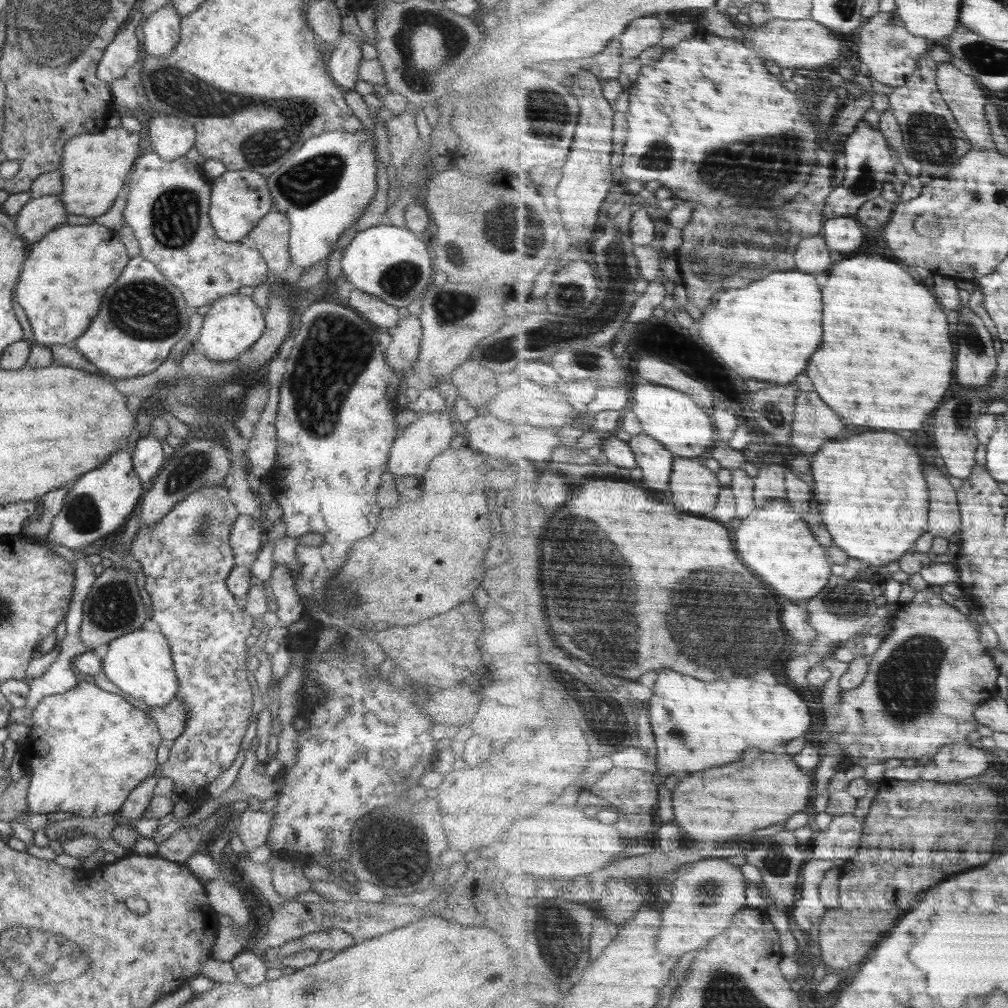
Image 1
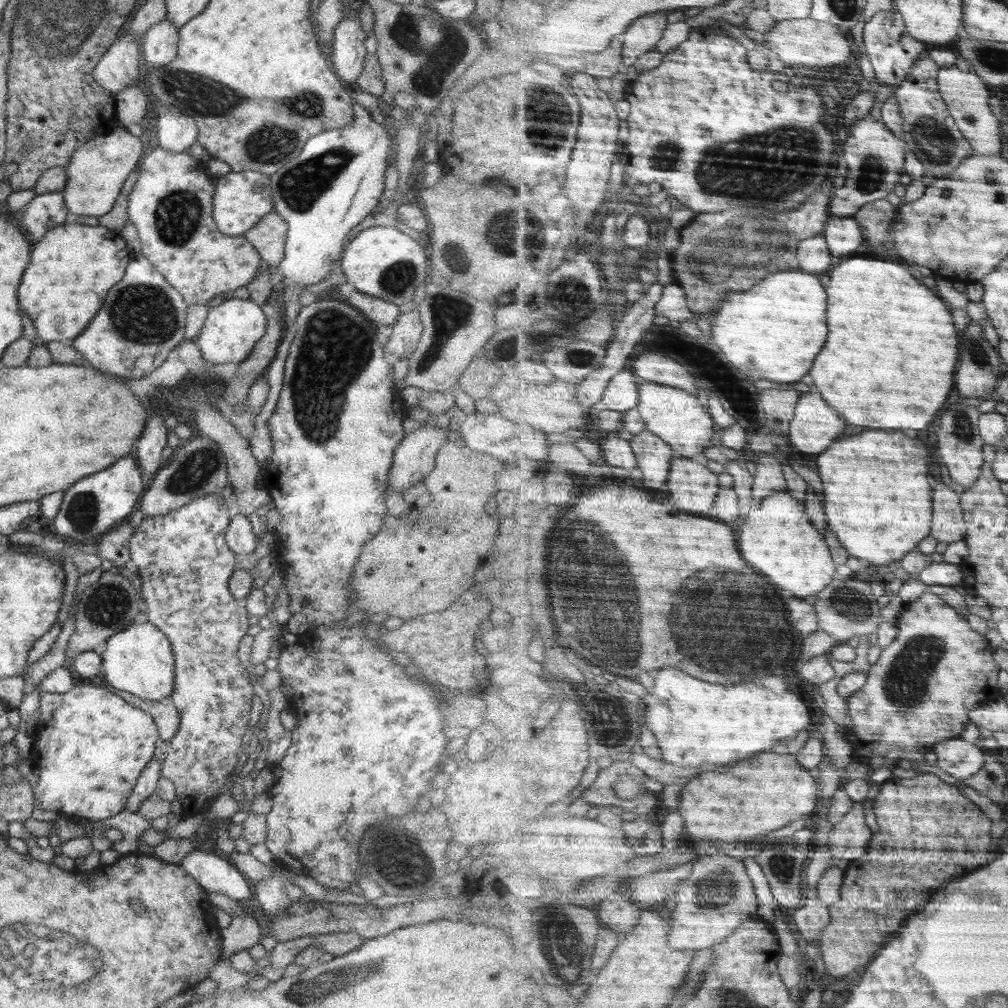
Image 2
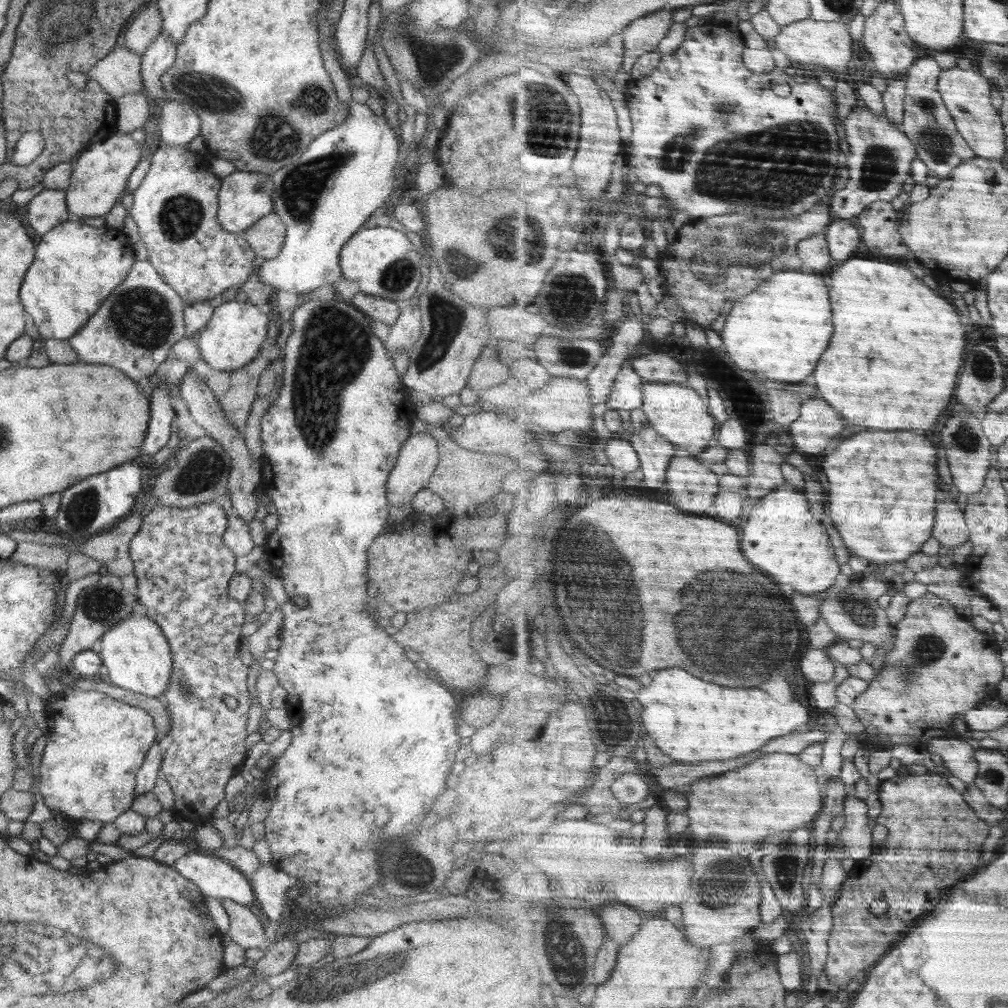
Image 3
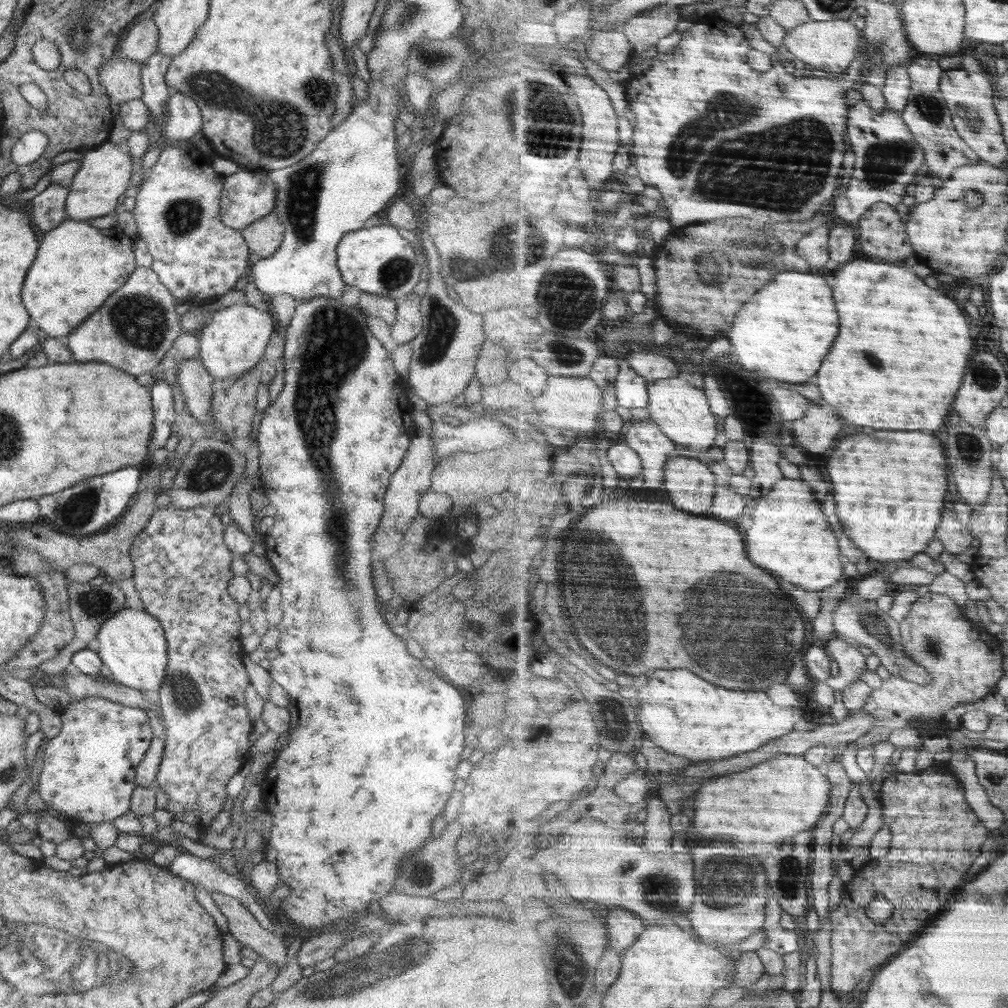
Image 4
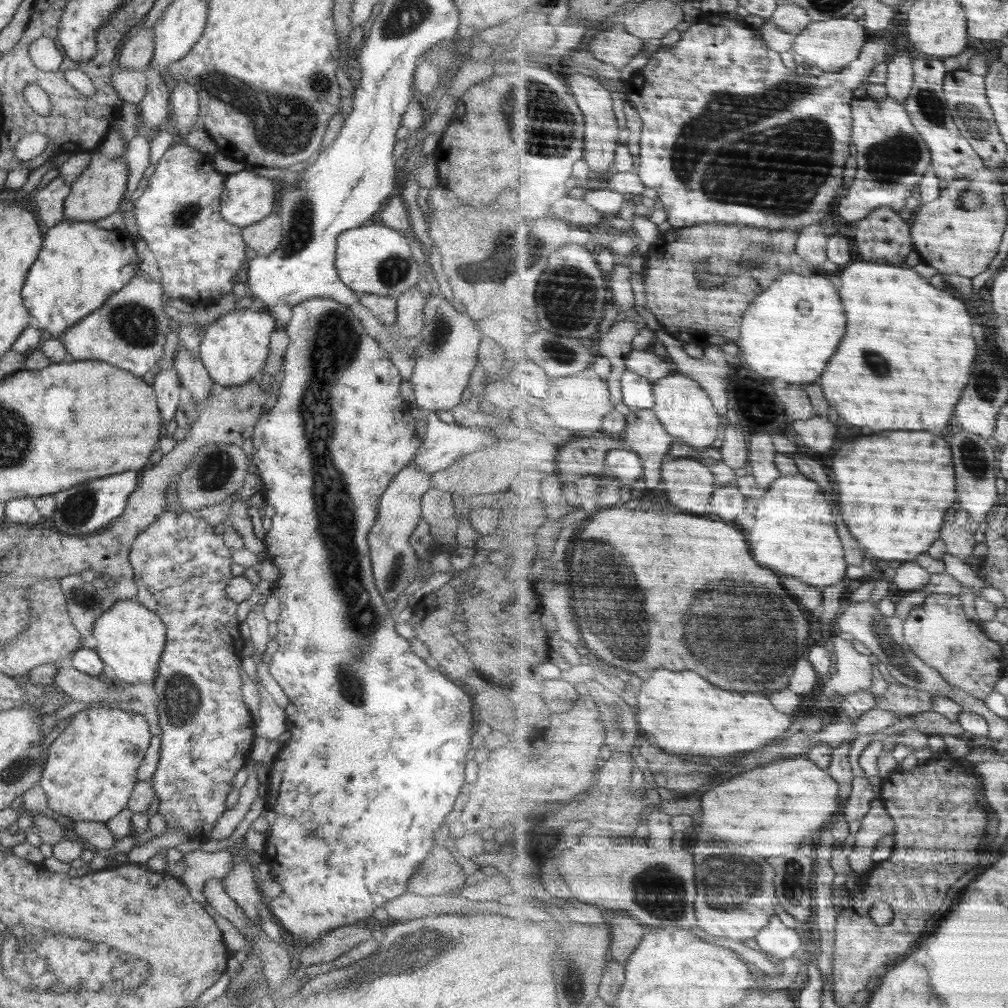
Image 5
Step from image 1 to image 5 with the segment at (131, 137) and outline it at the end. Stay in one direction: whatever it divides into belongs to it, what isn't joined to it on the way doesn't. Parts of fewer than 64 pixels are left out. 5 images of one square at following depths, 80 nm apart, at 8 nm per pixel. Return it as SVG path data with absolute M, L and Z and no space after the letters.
M93 150L90 164L71 184L64 201L64 216L74 221L94 223L117 212L126 190L128 175L129 168L123 162L122 156L106 158L99 150Z

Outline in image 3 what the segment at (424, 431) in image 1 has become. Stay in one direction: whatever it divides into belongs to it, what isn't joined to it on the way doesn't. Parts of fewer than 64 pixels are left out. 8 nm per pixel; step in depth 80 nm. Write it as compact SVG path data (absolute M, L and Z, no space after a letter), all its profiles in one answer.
M427 431L410 435L400 449L396 464L387 480L388 504L392 506L411 507L412 497L429 485L429 478L435 471L439 461L438 441Z

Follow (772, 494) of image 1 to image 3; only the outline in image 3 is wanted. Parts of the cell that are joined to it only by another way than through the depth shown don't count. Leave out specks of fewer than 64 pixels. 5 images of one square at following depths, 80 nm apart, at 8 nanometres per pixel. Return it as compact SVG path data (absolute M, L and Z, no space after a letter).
M754 446L753 471L748 483L749 499L759 501L772 494L779 486L786 484L783 464L786 458L772 446Z

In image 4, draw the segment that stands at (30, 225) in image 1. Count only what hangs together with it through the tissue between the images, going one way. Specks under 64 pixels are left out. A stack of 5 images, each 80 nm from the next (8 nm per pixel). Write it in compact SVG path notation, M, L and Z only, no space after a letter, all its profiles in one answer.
M50 183L44 191L33 197L32 218L42 232L52 230L67 219L65 204L68 193L68 188Z

